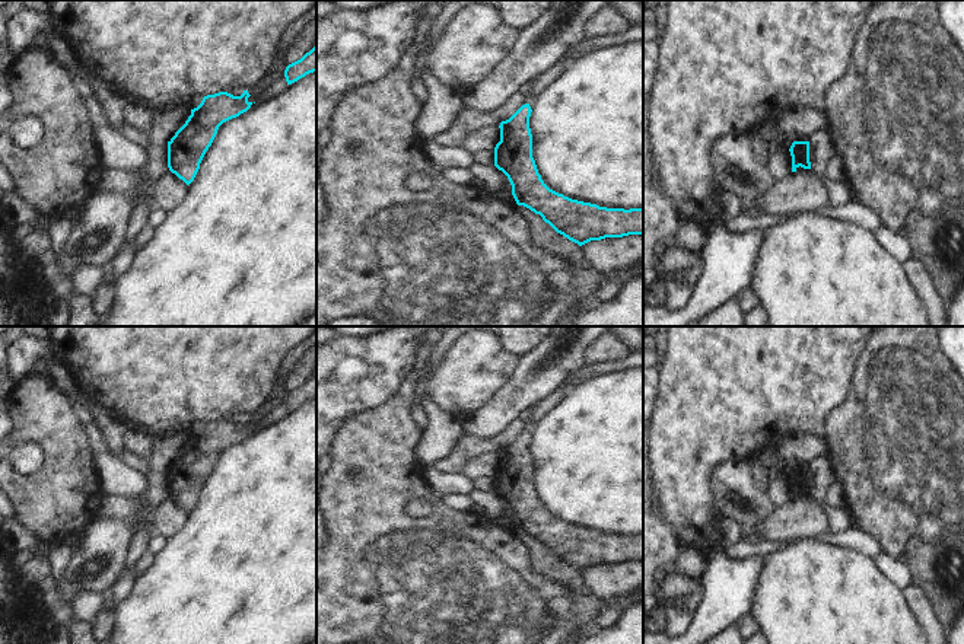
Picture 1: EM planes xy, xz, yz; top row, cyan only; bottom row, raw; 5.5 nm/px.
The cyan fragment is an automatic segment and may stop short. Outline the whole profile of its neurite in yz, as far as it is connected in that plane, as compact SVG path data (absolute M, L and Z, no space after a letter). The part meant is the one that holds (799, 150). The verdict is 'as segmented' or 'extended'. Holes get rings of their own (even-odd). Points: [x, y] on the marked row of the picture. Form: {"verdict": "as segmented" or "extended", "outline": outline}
{"verdict": "as segmented", "outline": "M793 141L789 152L792 156L792 172L796 172L799 166L811 169L809 141Z"}

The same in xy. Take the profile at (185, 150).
{"verdict": "as segmented", "outline": "M244 90L241 96L228 92L204 96L201 103L191 109L185 124L168 141L169 170L190 185L219 127L246 112L252 105L248 101L249 96L248 90Z"}

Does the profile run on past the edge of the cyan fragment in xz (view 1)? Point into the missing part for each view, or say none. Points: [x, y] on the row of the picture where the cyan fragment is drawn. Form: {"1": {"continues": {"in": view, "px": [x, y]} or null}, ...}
{"1": {"continues": null}}

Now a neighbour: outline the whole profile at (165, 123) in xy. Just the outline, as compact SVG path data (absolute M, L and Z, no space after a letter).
M166 106L160 111L153 111L150 121L150 144L147 146L147 176L144 198L150 207L155 205L152 198L152 188L155 181L169 170L168 168L168 143L175 133L185 124L191 109L188 106Z

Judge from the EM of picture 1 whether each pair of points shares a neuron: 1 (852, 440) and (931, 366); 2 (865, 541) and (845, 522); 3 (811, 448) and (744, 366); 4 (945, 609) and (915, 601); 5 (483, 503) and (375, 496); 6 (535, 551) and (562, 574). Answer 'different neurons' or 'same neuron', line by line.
1: same neuron
2: different neurons
3: different neurons
4: different neurons
5: different neurons
6: same neuron

